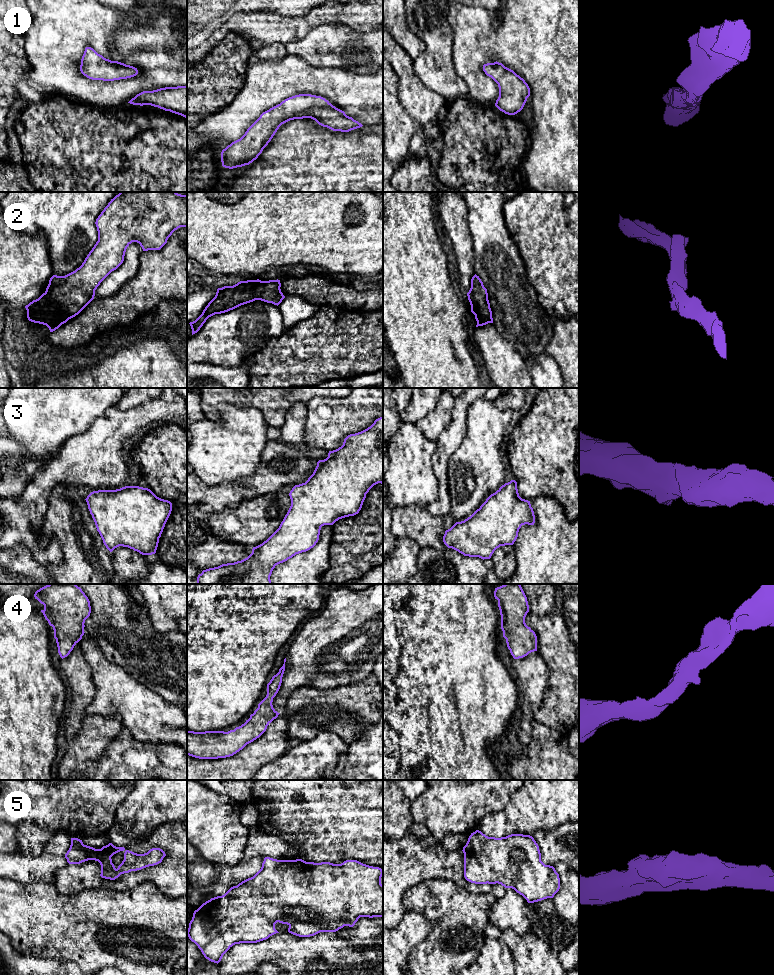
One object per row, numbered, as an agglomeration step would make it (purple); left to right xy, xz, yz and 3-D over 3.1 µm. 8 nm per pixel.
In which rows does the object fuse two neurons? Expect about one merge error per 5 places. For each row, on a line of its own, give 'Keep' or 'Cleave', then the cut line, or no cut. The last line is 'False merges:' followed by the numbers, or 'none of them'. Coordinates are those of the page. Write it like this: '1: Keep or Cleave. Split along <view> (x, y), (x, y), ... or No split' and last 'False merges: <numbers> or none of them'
1: Keep. No split
2: Keep. No split
3: Keep. No split
4: Keep. No split
5: Keep. No split
False merges: none of them

